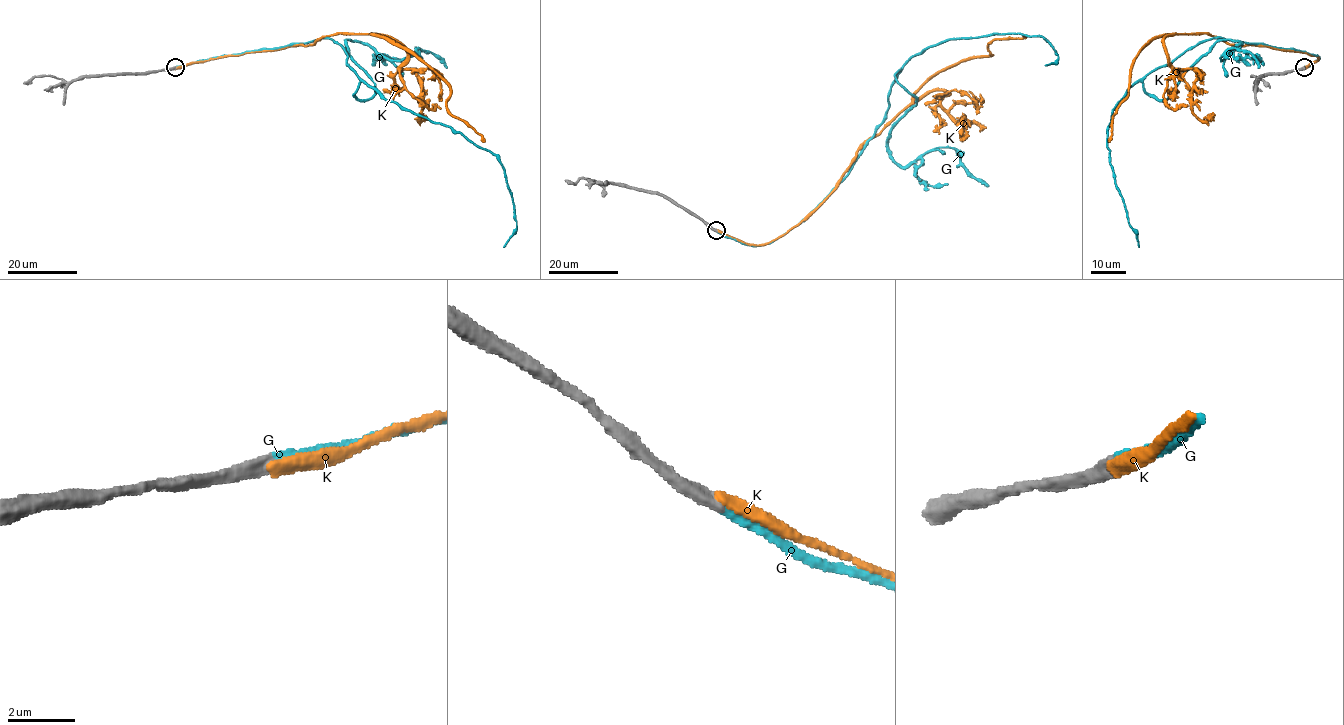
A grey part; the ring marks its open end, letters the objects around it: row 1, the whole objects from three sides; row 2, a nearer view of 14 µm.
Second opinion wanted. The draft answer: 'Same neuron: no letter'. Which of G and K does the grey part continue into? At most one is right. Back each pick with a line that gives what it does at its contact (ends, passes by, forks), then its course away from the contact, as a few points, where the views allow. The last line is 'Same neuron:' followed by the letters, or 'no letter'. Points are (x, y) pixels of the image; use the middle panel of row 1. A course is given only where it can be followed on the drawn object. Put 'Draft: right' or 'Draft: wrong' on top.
Draft: wrong
G: it ends there; it runs (716, 230), (770, 243), (803, 221), (900, 69), (915, 105), (889, 156), (951, 147), (987, 185)
Same neuron: G

